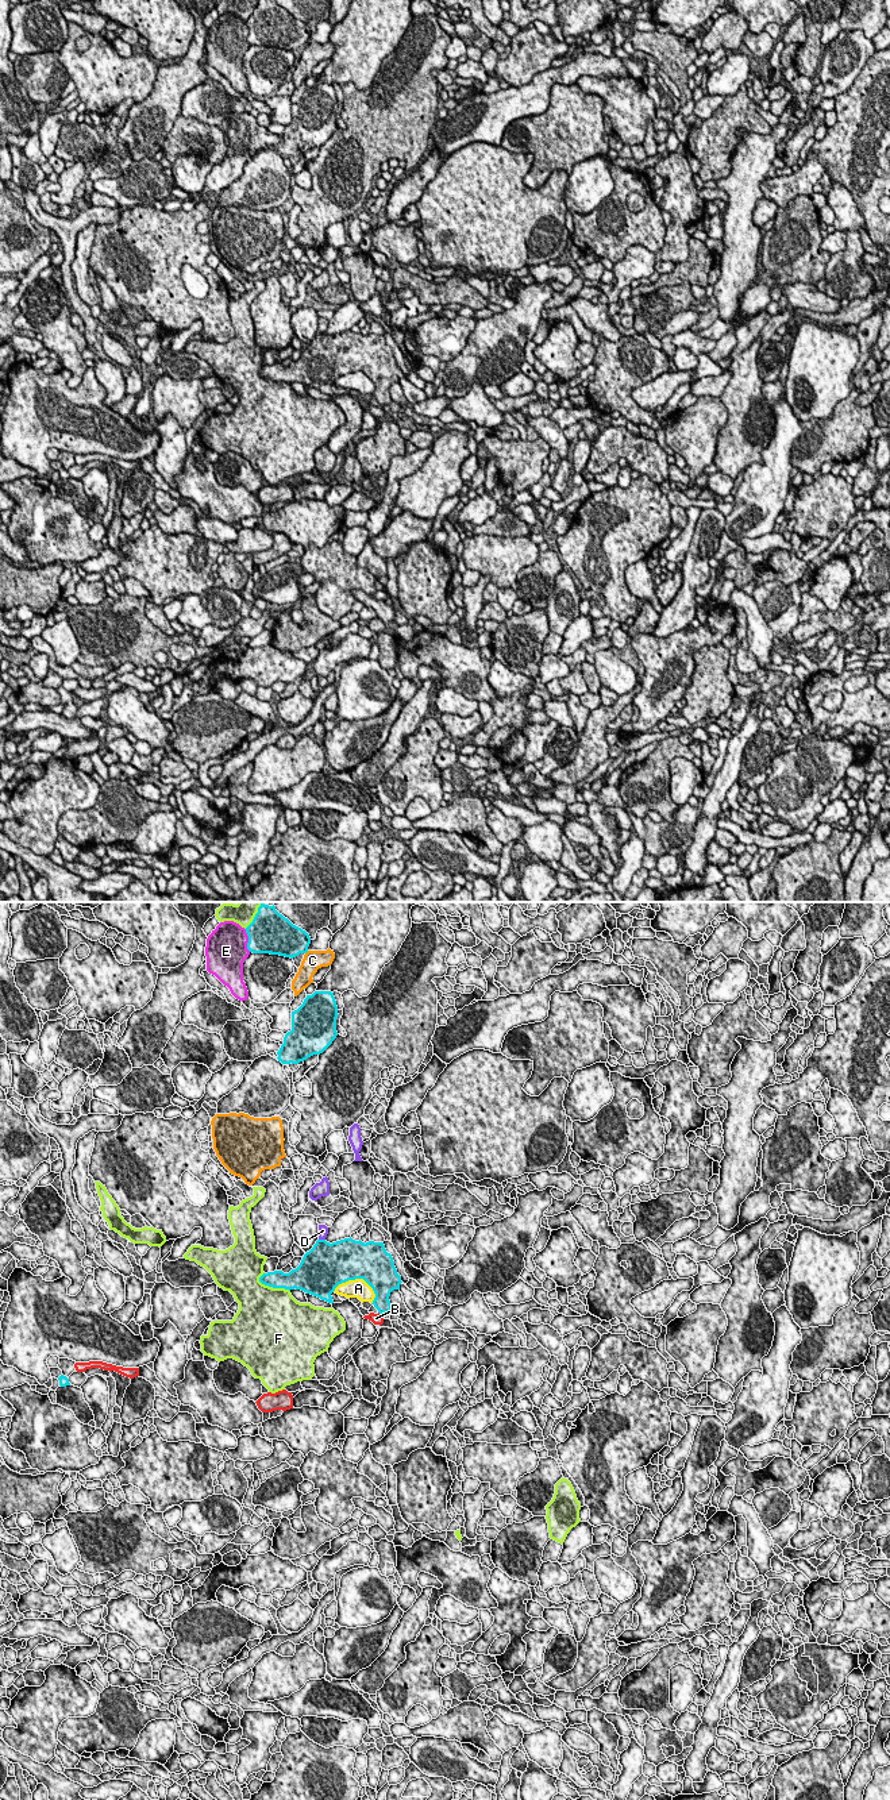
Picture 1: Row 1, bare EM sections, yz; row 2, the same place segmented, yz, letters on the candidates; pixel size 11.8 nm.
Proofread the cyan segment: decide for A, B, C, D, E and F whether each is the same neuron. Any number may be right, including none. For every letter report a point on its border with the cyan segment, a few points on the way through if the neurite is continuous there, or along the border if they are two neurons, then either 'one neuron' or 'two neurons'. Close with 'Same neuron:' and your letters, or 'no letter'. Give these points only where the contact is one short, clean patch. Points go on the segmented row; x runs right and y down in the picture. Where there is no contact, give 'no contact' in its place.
A: meets cyan in yz at (357, 1278); two neurons
B: meets cyan in yz at (380, 1313); border along yz (378, 1311), (381, 1314); two neurons
C: no contact; two neurons
D: meets cyan in yz at (322, 1240); two neurons
E: meets cyan in yz at (249, 940); two neurons
F: meets cyan in yz at (273, 1287); two neurons
Same neuron: no letter

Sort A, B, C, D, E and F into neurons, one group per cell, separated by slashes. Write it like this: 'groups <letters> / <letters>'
groups A / B / C / D / E / F

